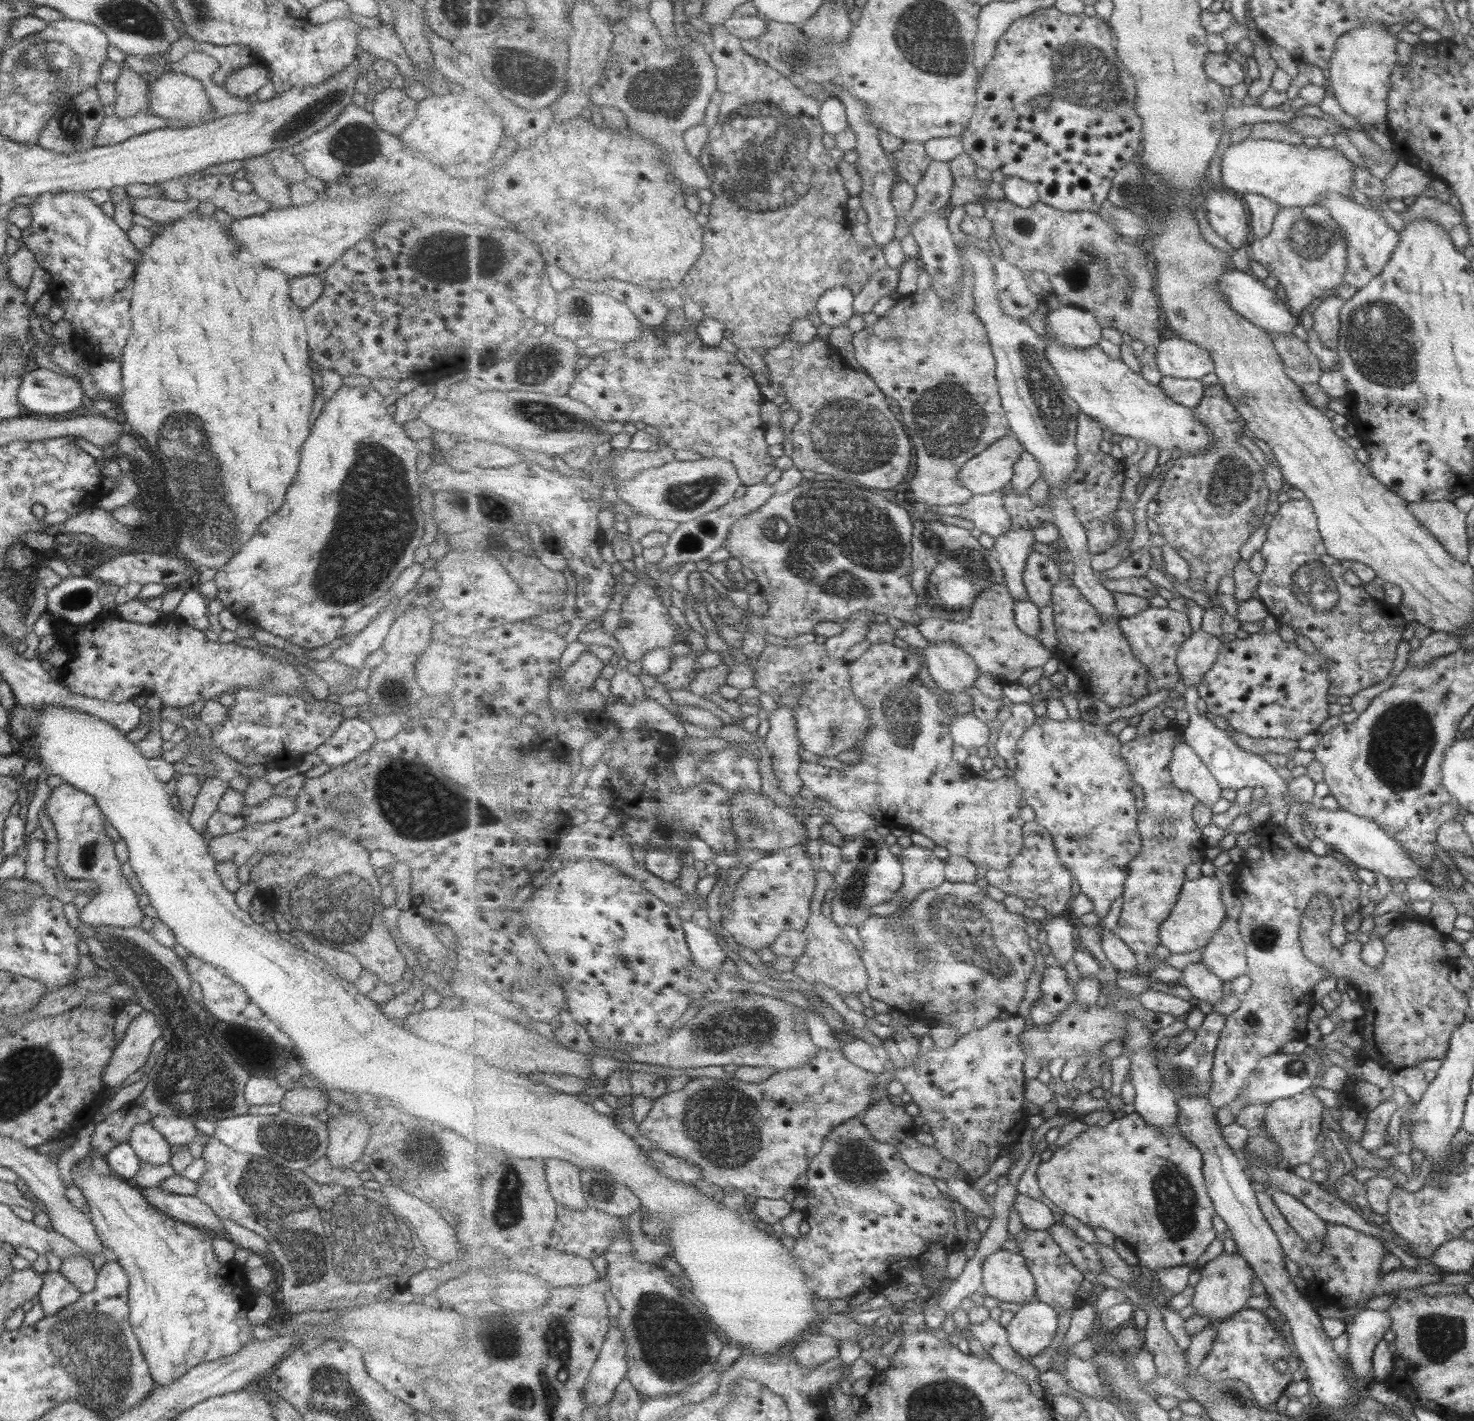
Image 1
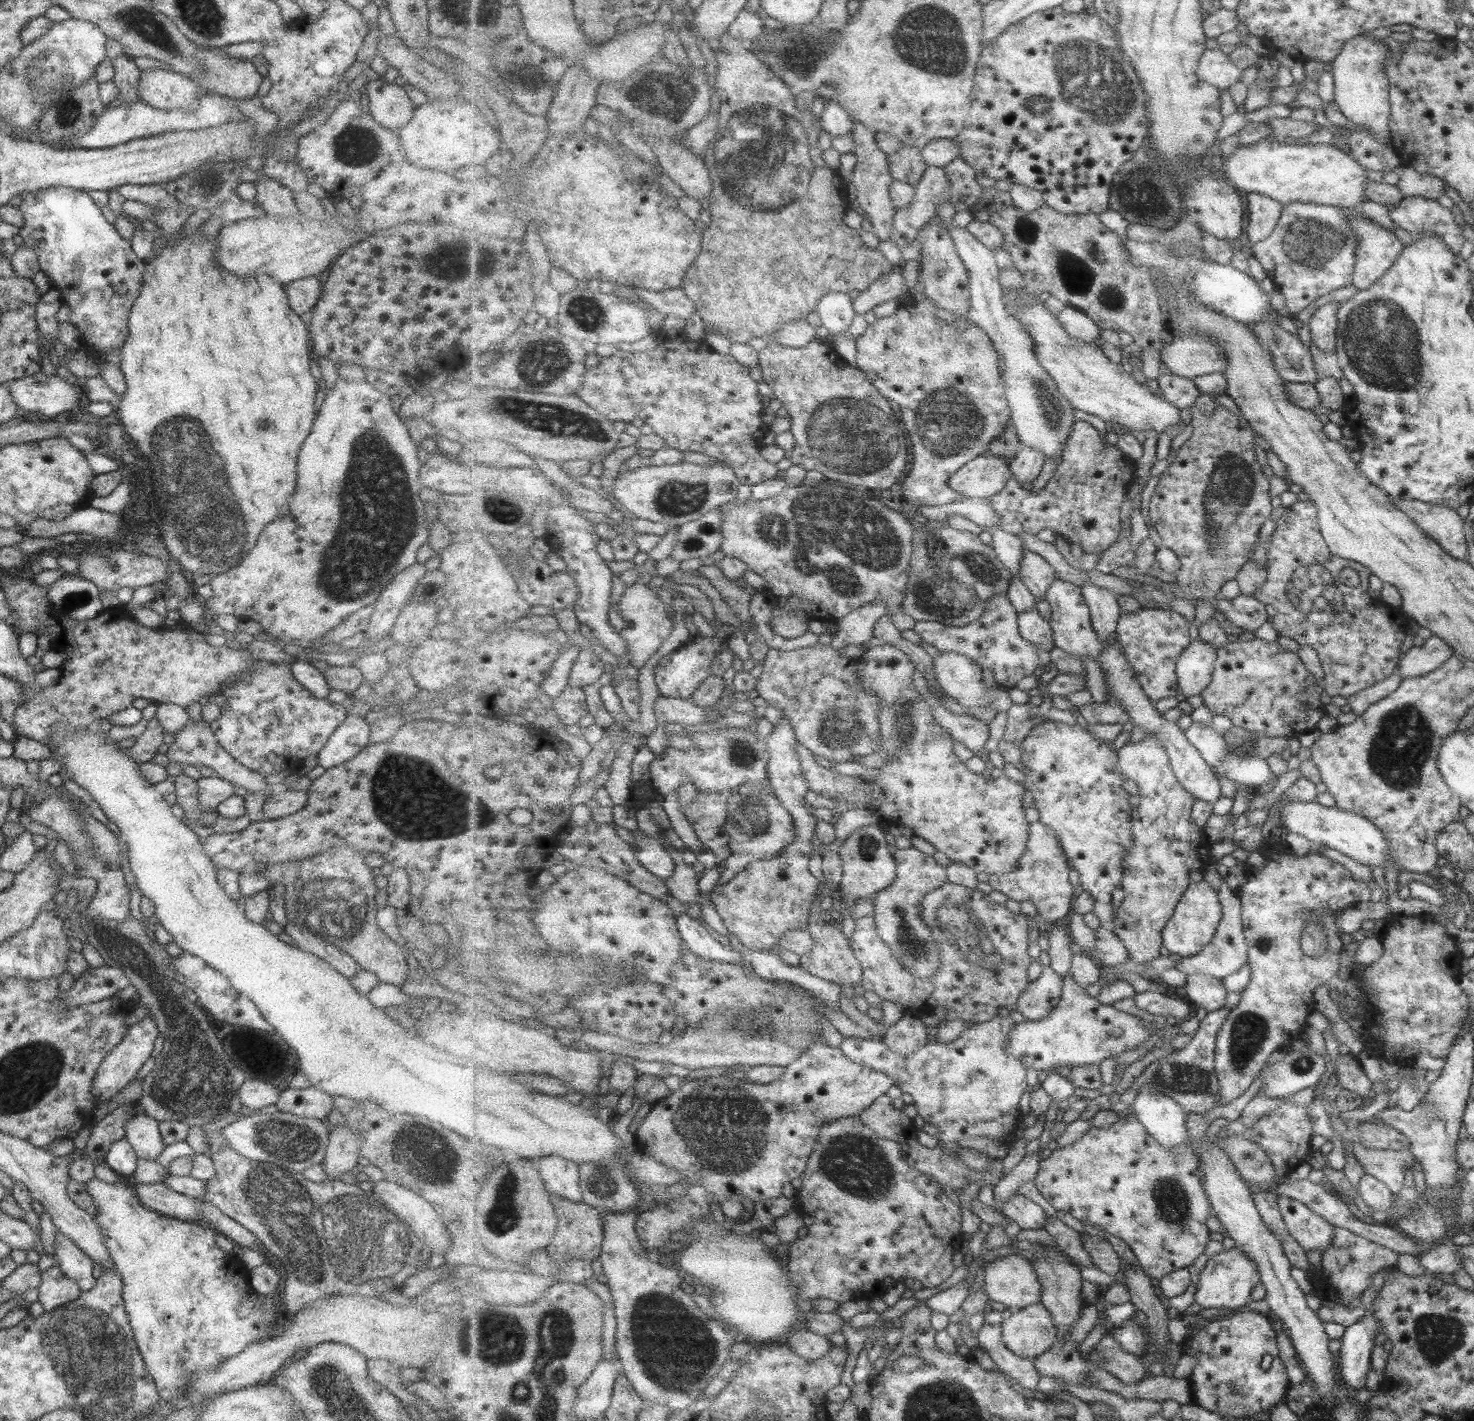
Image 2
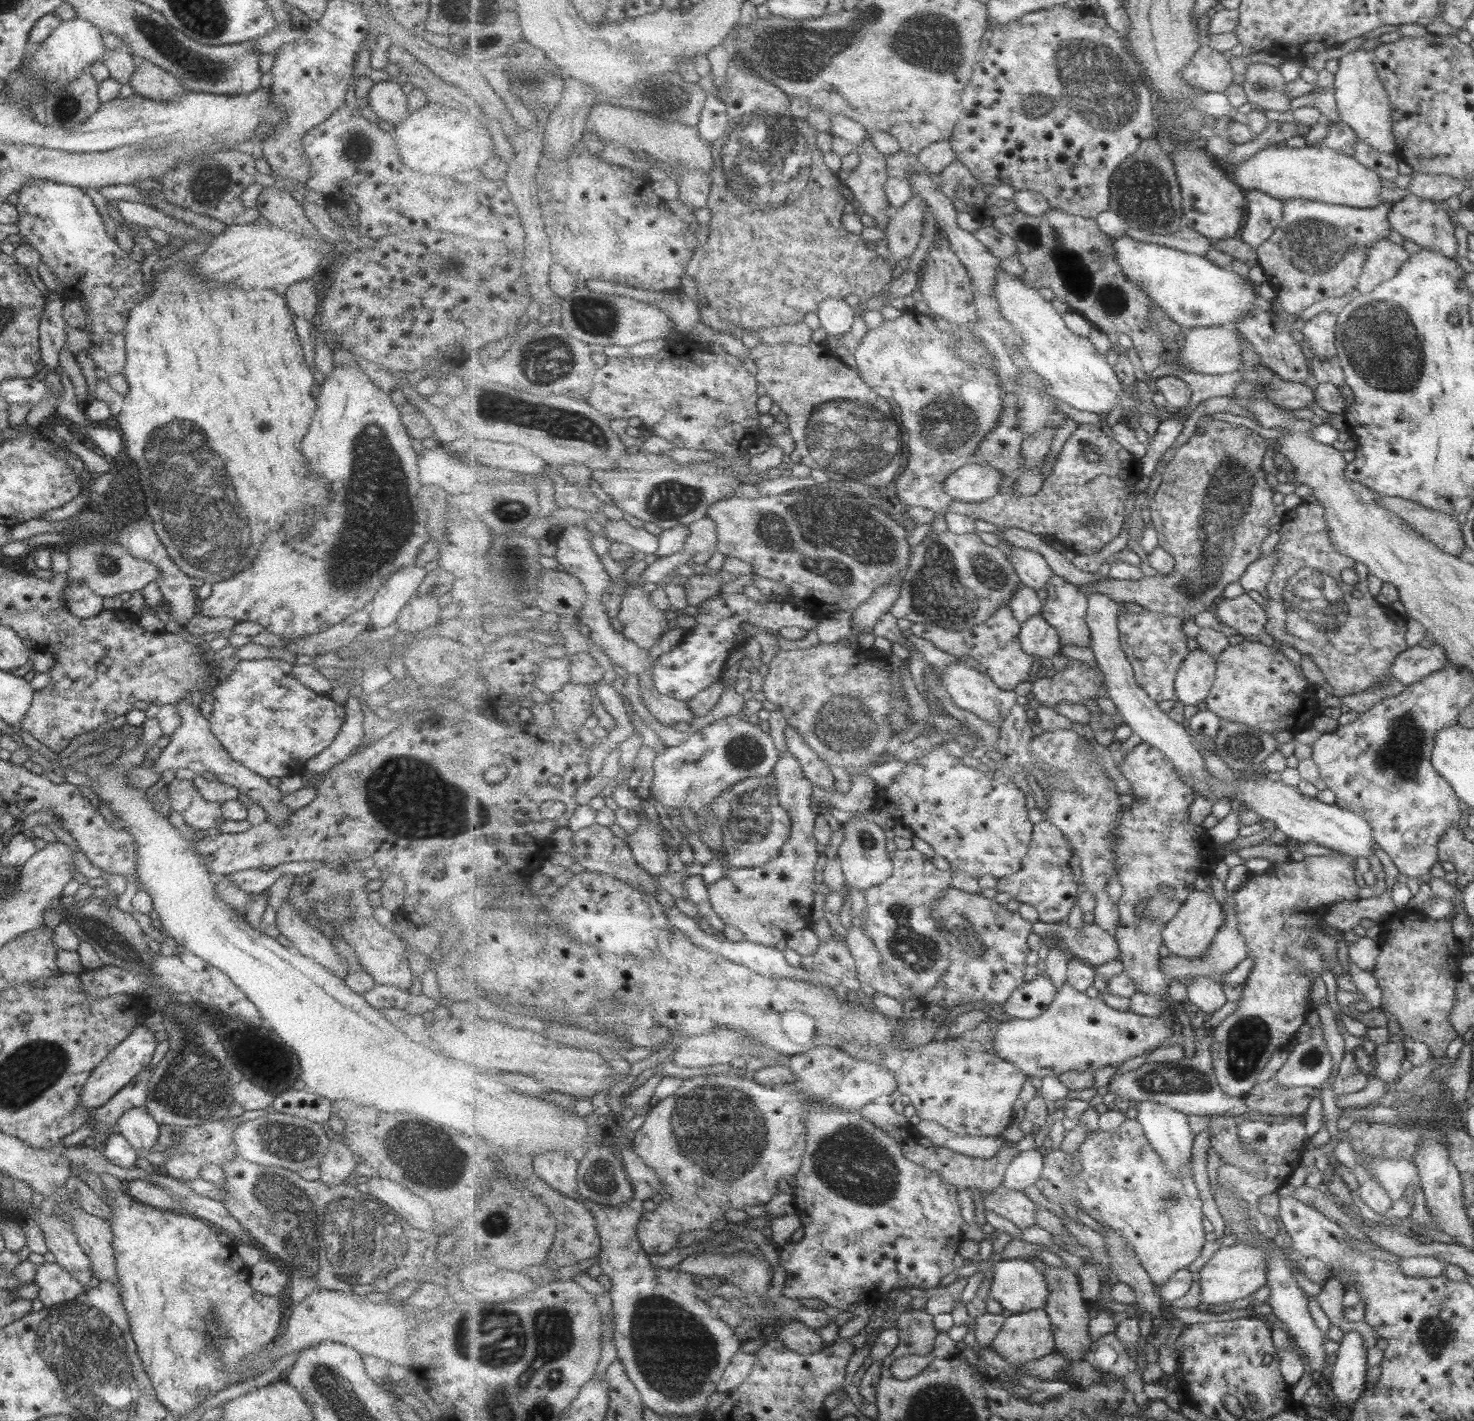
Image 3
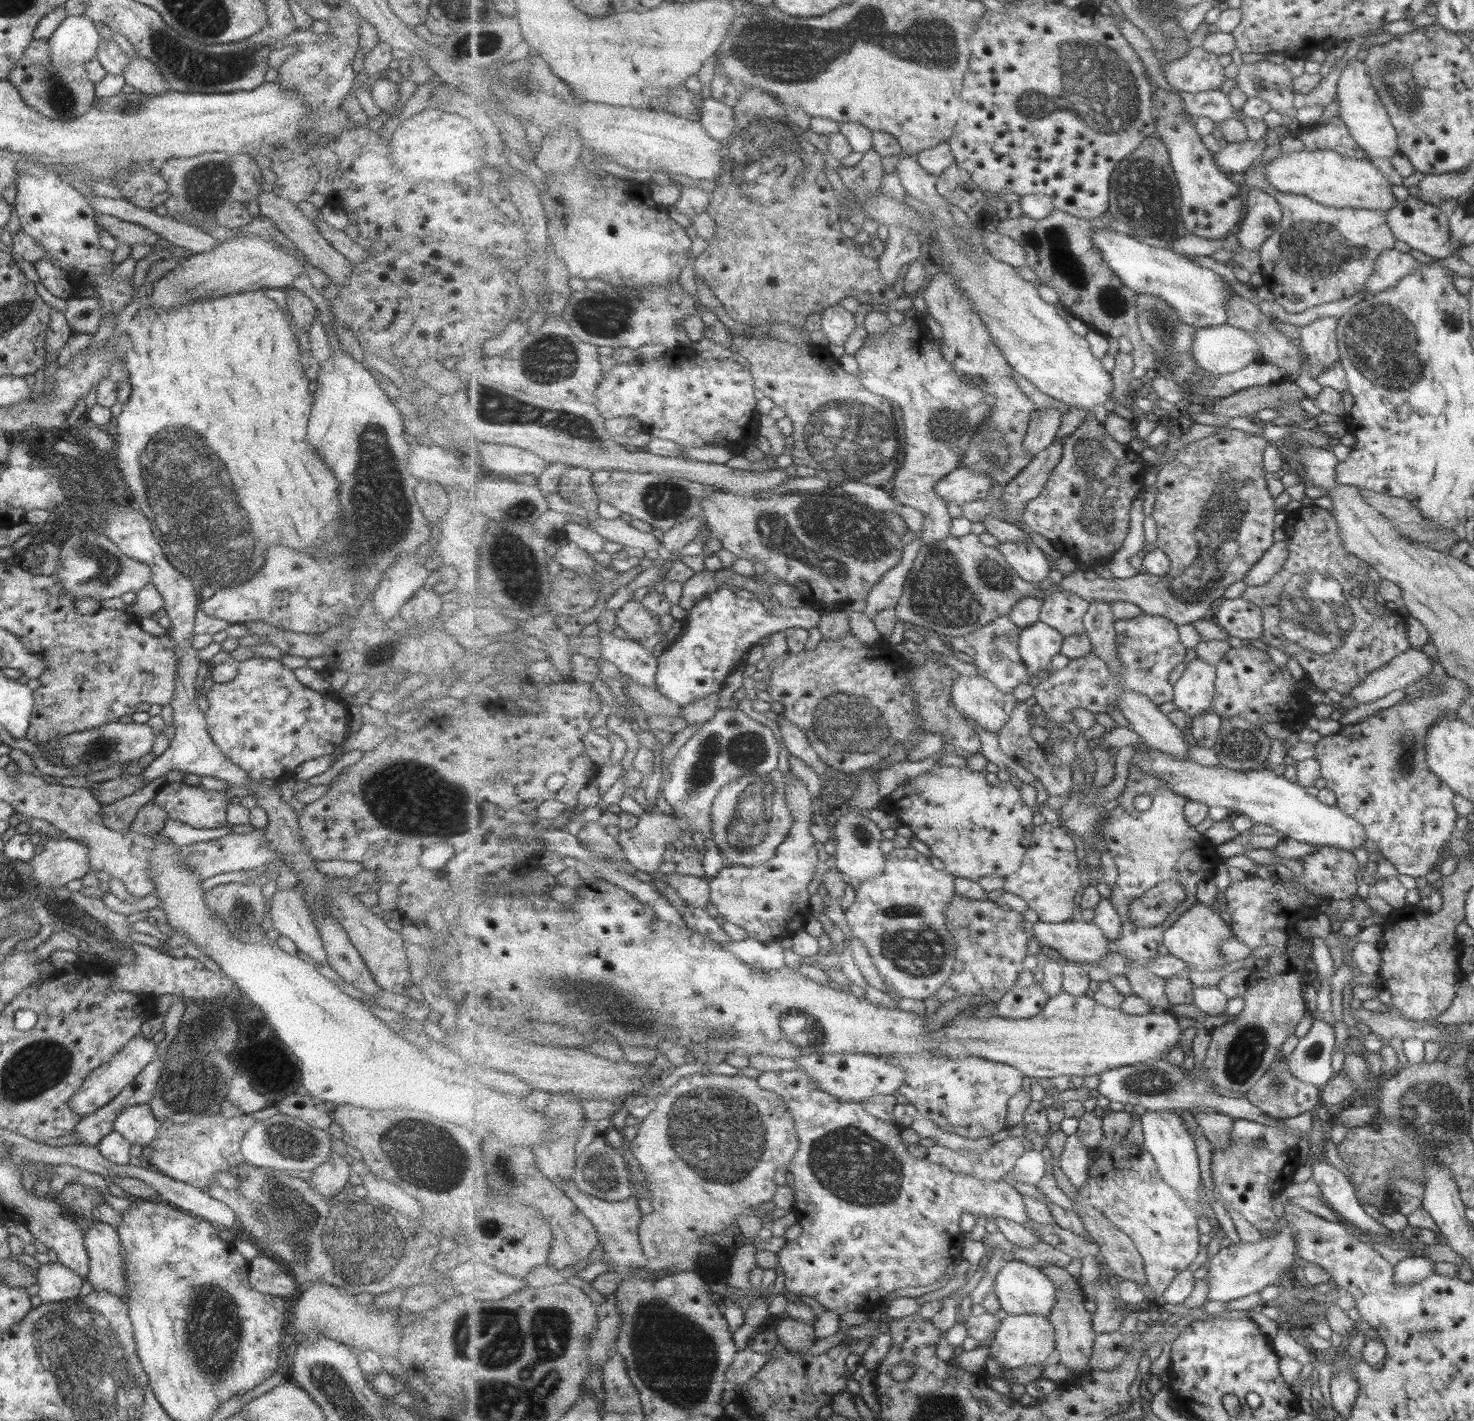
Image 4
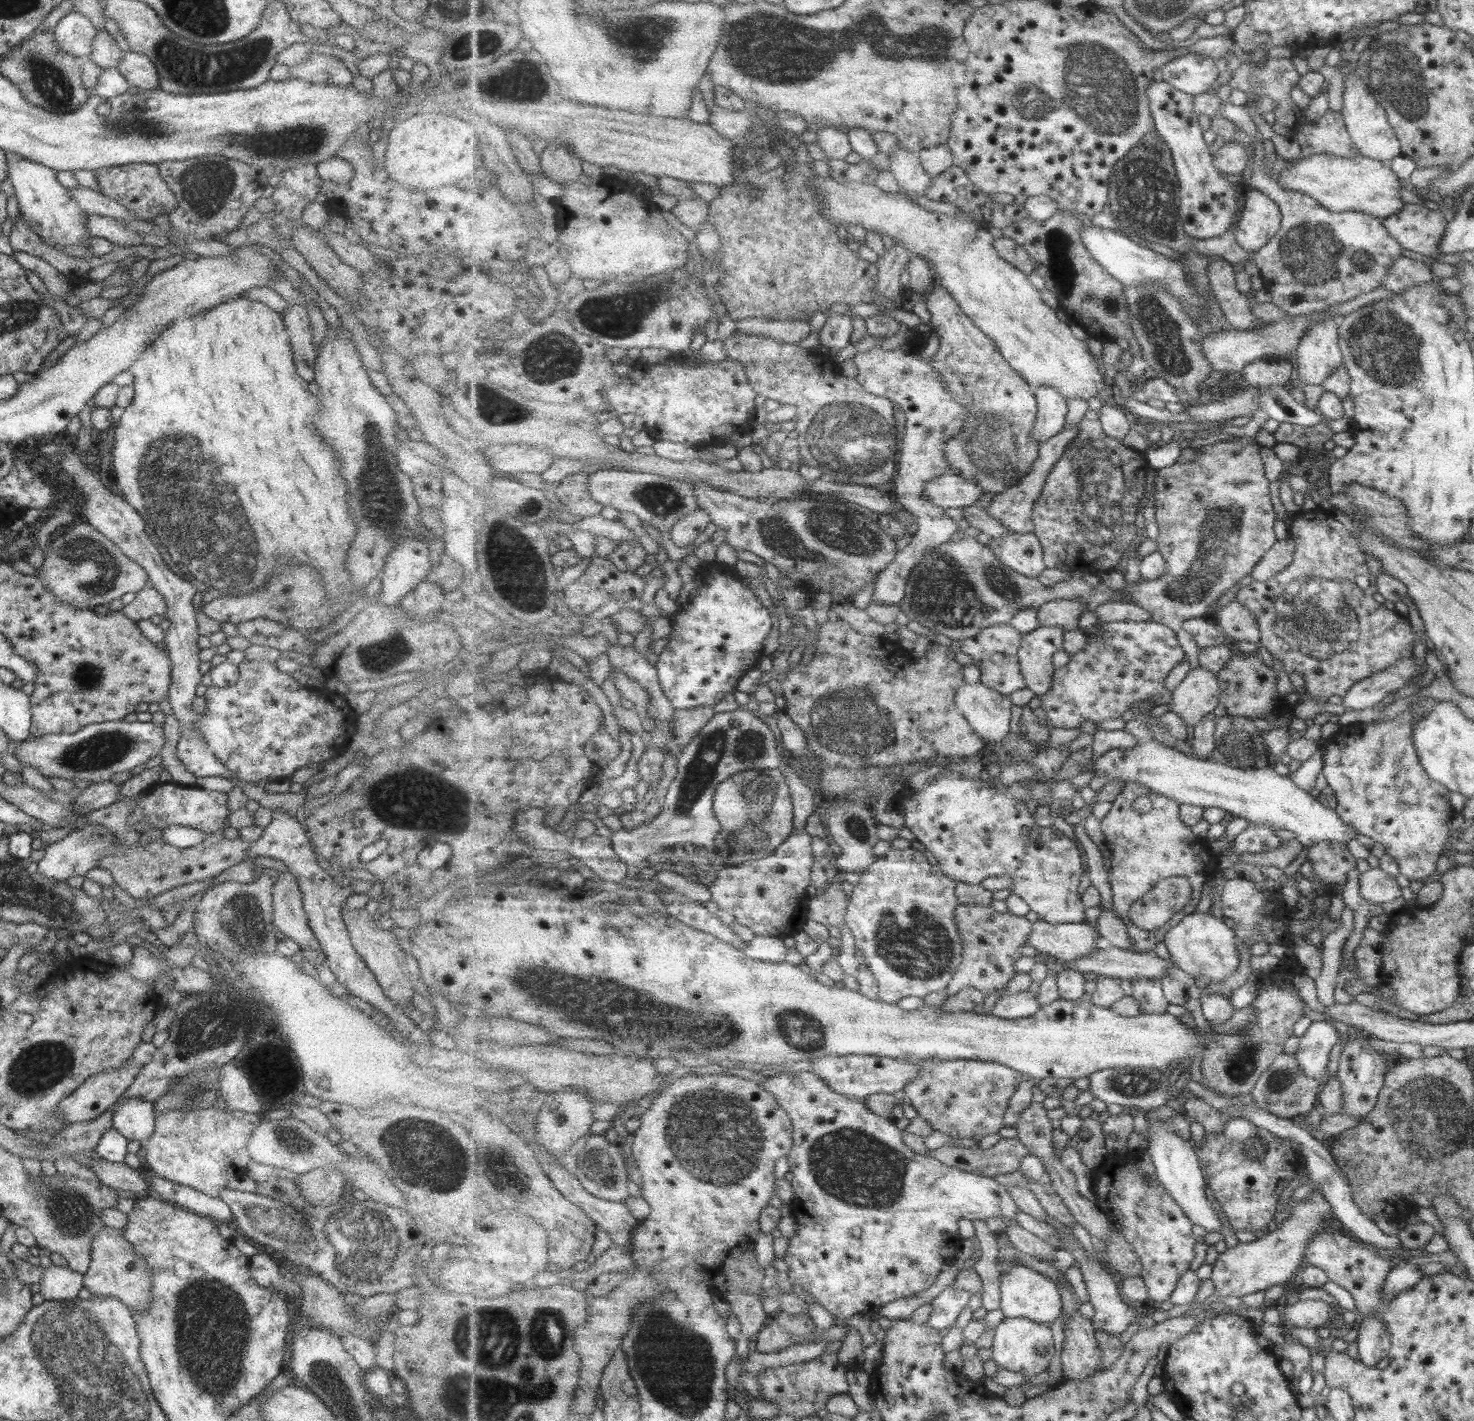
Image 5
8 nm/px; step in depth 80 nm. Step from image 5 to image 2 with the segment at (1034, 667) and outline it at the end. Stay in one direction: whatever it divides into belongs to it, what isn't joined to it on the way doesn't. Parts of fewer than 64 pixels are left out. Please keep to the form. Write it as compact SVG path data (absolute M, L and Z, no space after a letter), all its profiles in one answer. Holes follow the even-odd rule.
M1036 608L1021 613L1021 615L1019 615L1018 624L1020 633L1025 640L1049 652L1056 647L1054 644L1053 628L1050 622L1047 622Z

